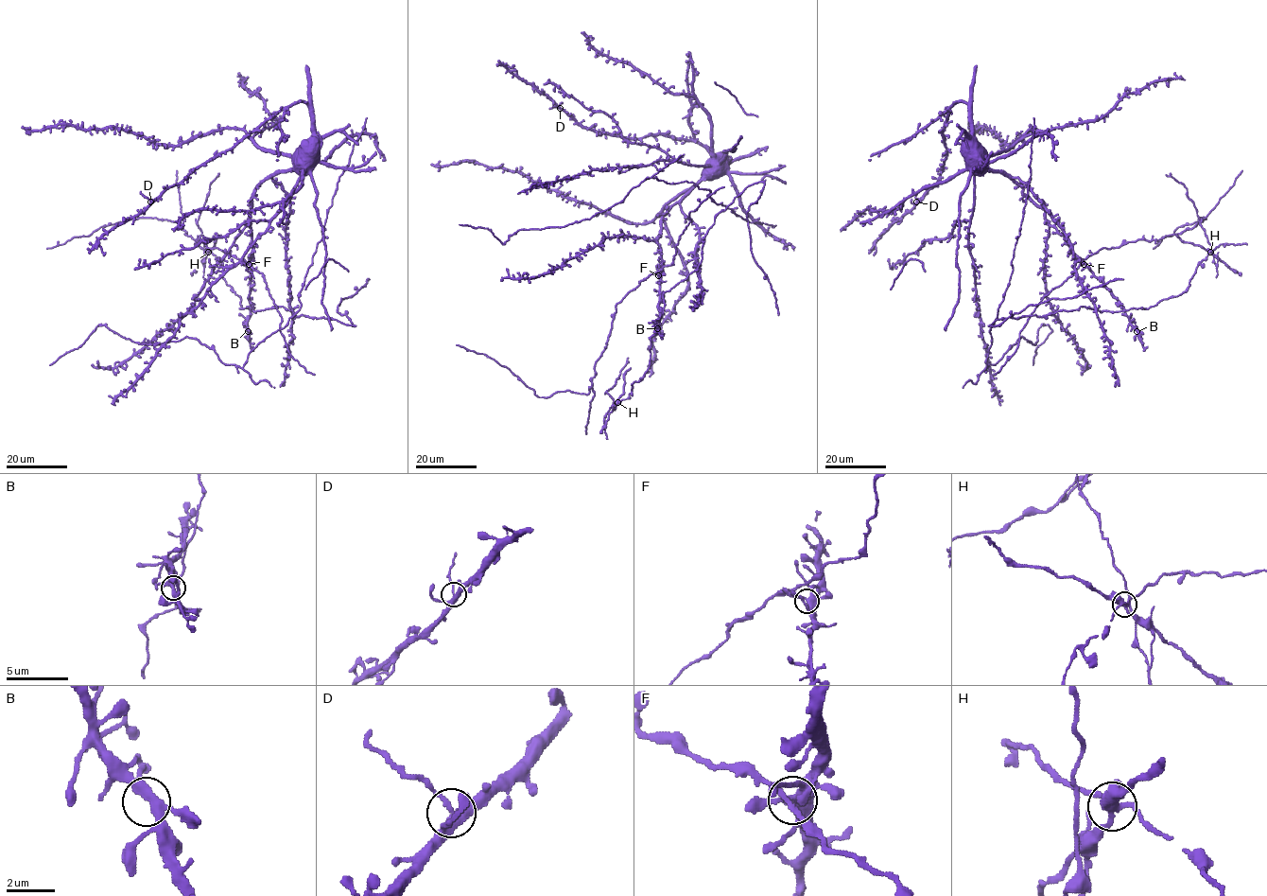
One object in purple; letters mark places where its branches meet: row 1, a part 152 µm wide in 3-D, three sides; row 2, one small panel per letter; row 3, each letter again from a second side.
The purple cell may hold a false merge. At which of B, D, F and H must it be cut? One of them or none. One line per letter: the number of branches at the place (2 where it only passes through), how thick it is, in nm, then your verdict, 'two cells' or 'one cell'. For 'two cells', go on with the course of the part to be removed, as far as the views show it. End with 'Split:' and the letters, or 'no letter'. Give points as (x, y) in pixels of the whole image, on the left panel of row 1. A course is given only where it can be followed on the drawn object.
B: branches 4; calibre 340 nm; one cell
D: branches 4; calibre 360 nm; one cell
F: branches 4; calibre 380 nm; one cell
H: branches 4; calibre 360 nm; two cells; course (208, 252), (204, 255), (198, 218), (211, 183), (218, 174)
Split: H

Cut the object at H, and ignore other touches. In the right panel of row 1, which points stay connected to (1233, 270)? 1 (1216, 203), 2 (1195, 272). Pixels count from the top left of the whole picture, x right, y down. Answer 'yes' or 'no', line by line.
1: no
2: no

